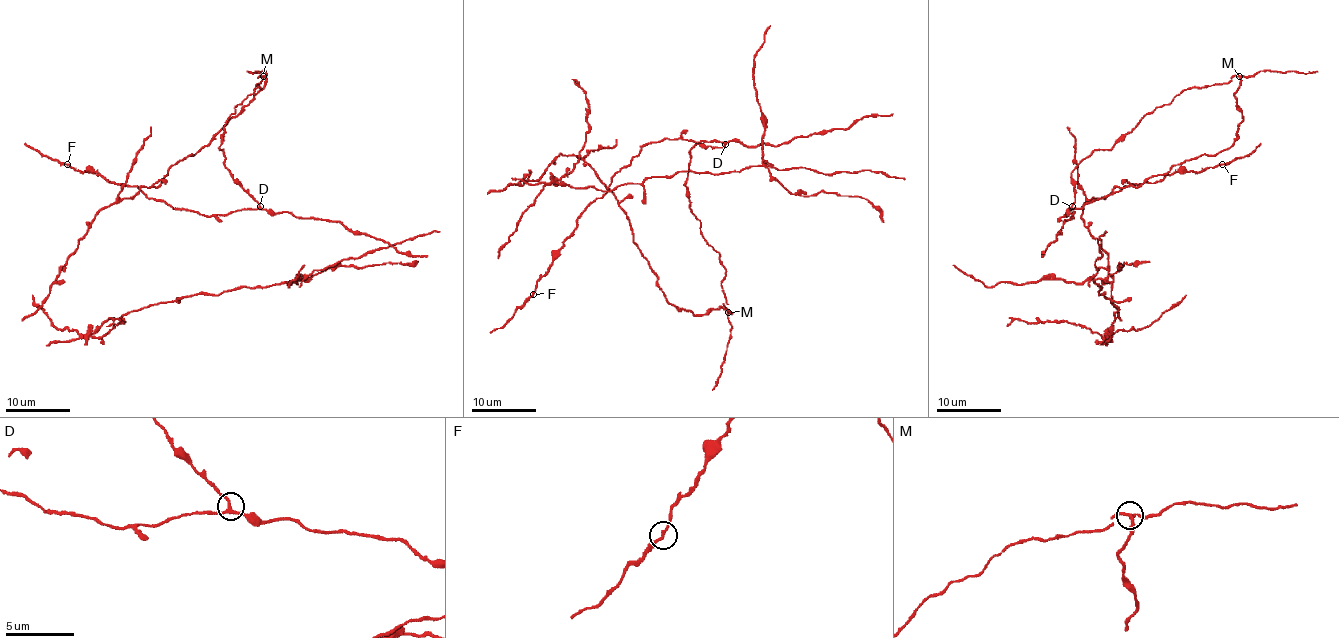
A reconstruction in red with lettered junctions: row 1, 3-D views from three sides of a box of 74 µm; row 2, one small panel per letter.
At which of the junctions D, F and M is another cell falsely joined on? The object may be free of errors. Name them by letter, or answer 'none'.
M

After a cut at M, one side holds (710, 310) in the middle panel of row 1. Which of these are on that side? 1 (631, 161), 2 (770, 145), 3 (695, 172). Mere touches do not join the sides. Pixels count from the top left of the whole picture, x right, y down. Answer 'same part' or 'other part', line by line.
1: other part
2: other part
3: same part

